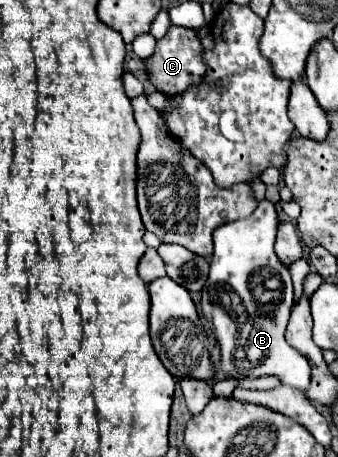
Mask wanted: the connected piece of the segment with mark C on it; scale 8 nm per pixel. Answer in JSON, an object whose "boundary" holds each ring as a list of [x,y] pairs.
{"boundary":[[[171,26],[167,34],[161,40],[157,40],[155,52],[143,62],[147,66],[149,82],[155,86],[157,92],[167,94],[167,96],[179,96],[185,92],[185,88],[201,84],[207,72],[205,58],[203,58],[203,46],[201,46],[197,32],[191,28],[183,28],[183,26]]]}

